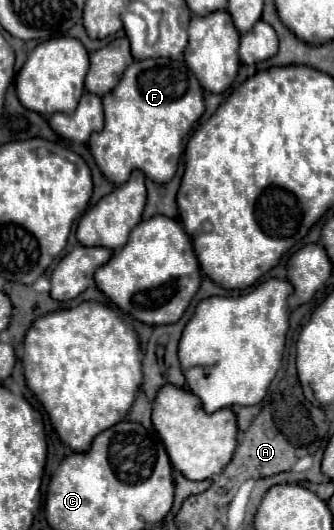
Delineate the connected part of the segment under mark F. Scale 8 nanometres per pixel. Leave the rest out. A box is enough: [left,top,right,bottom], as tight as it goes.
[89,59,203,185]

